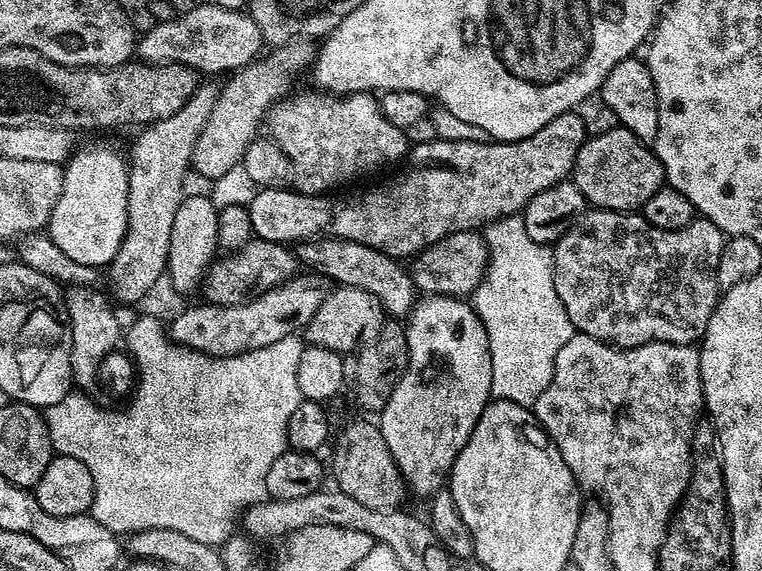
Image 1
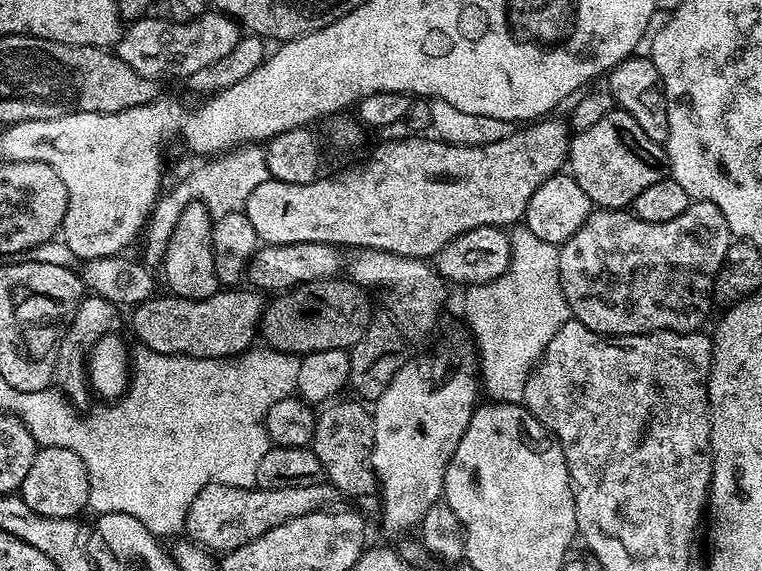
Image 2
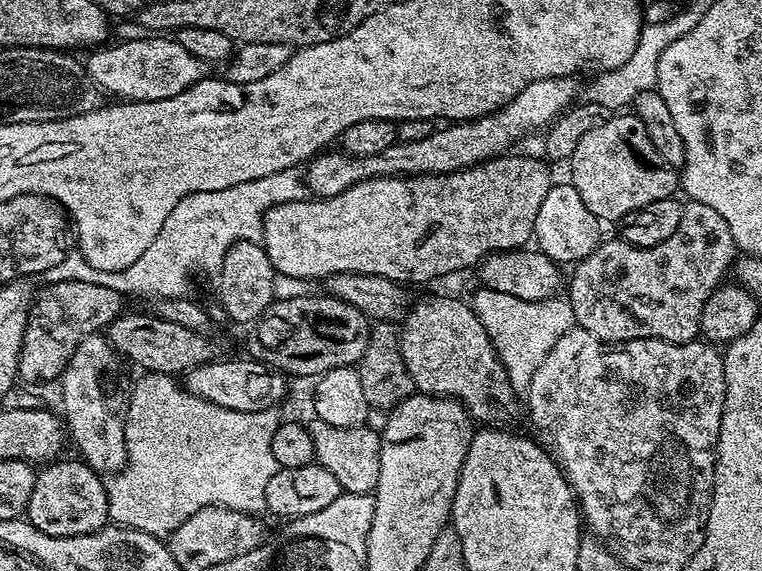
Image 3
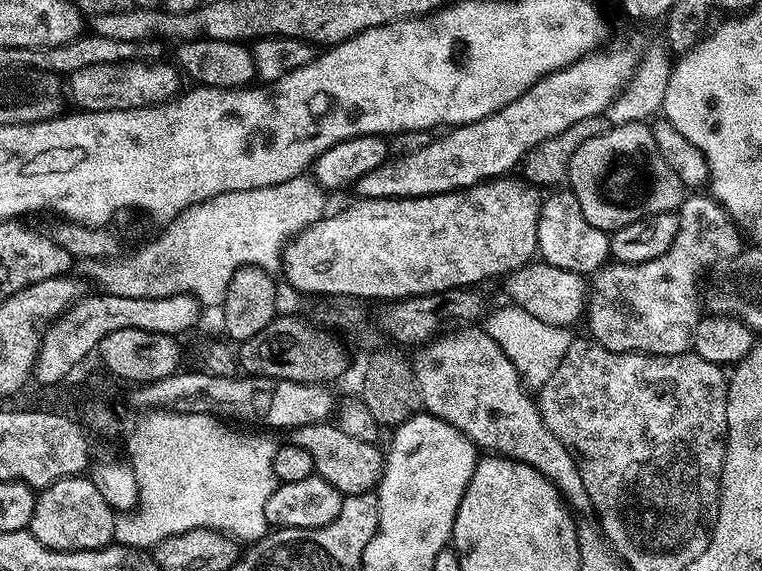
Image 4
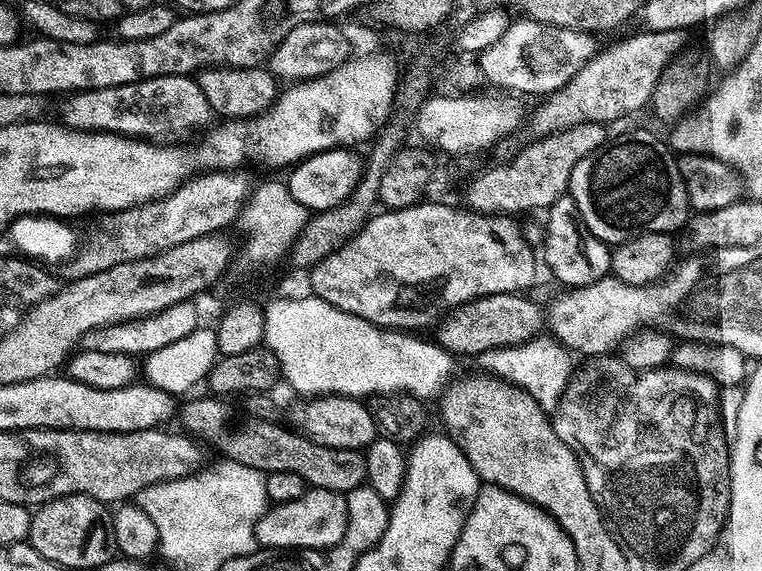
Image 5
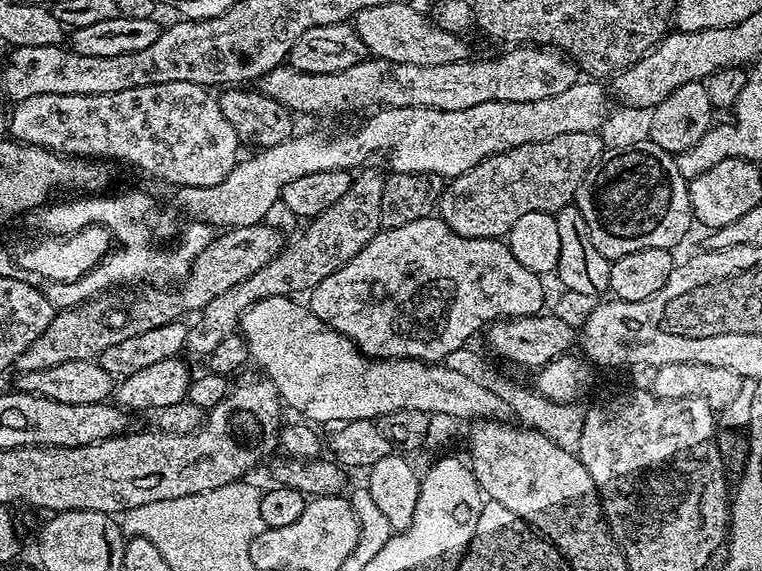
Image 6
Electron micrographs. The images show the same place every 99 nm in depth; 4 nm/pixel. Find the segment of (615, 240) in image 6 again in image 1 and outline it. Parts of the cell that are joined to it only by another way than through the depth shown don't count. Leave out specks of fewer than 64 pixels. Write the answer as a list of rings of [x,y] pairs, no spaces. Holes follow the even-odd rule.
[[[619,126],[612,130],[607,130],[605,133],[598,134],[597,136],[589,135],[587,139],[585,139],[584,145],[582,145],[576,155],[576,165],[572,168],[571,179],[578,186],[578,190],[584,196],[585,201],[587,201],[592,208],[609,208],[612,212],[635,212],[643,209],[644,204],[650,198],[650,194],[654,194],[660,188],[665,187],[666,184],[664,179],[664,167],[660,165],[660,160],[656,156],[655,151],[653,151],[653,149],[649,147],[645,141],[639,140],[633,132]]]

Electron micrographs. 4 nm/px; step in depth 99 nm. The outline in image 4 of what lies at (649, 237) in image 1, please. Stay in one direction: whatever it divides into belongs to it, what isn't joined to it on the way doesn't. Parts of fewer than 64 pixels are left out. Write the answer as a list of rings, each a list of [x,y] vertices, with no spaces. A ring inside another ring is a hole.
[[[704,194],[685,195],[684,202],[678,209],[678,234],[666,254],[652,258],[645,264],[608,262],[591,277],[590,311],[586,316],[586,324],[592,327],[591,339],[606,346],[606,350],[645,352],[647,356],[673,356],[691,349],[692,335],[702,318],[702,311],[700,312],[696,302],[696,287],[700,284],[700,275],[711,264],[719,265],[725,258],[737,256],[746,244],[740,237],[741,225],[731,213],[711,195],[700,195]]]

